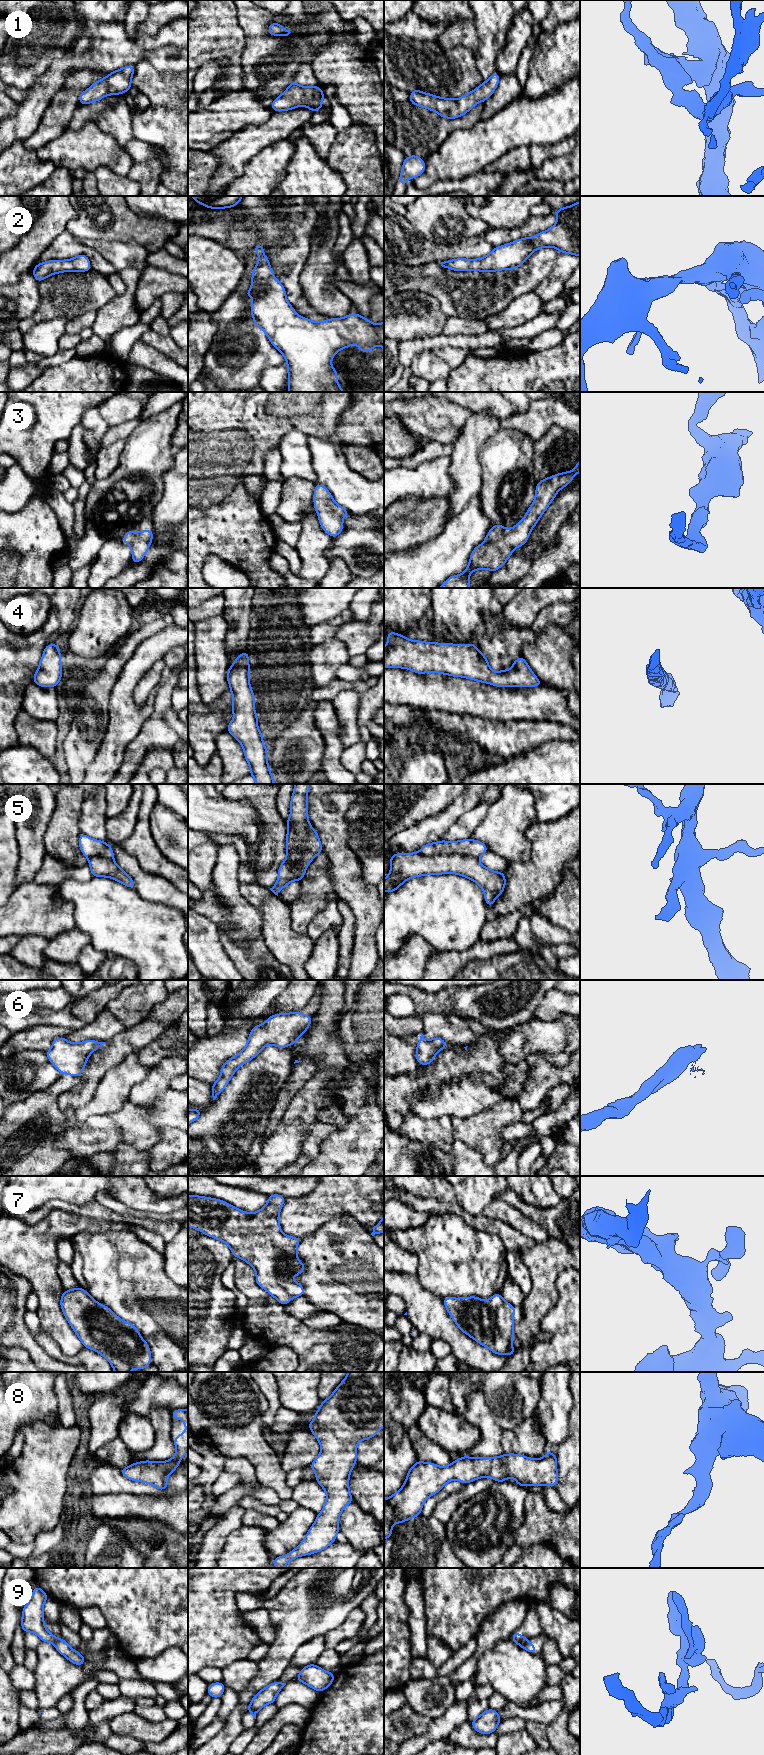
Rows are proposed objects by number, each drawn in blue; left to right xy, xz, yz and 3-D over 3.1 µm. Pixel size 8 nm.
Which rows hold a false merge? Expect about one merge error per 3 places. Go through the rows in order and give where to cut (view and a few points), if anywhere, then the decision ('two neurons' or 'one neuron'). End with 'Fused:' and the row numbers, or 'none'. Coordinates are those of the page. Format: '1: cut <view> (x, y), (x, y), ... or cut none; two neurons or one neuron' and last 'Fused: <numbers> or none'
1: cut none; one neuron
2: cut none; one neuron
3: cut none; one neuron
4: cut none; one neuron
5: cut xz (311, 827), (306, 831), (299, 870), (294, 872); two neurons
6: cut xz (297, 1037), (291, 1044); two neurons
7: cut none; one neuron
8: cut none; one neuron
9: cut none; one neuron
Fused: 5, 6

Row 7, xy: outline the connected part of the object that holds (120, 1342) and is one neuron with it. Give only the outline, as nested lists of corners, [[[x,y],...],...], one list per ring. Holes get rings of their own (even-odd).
[[[81,1287],[64,1290],[60,1306],[65,1318],[83,1346],[105,1357],[115,1372],[129,1372],[131,1369],[145,1369],[151,1364],[150,1347],[143,1340],[137,1327],[121,1320],[111,1309],[99,1304]]]

